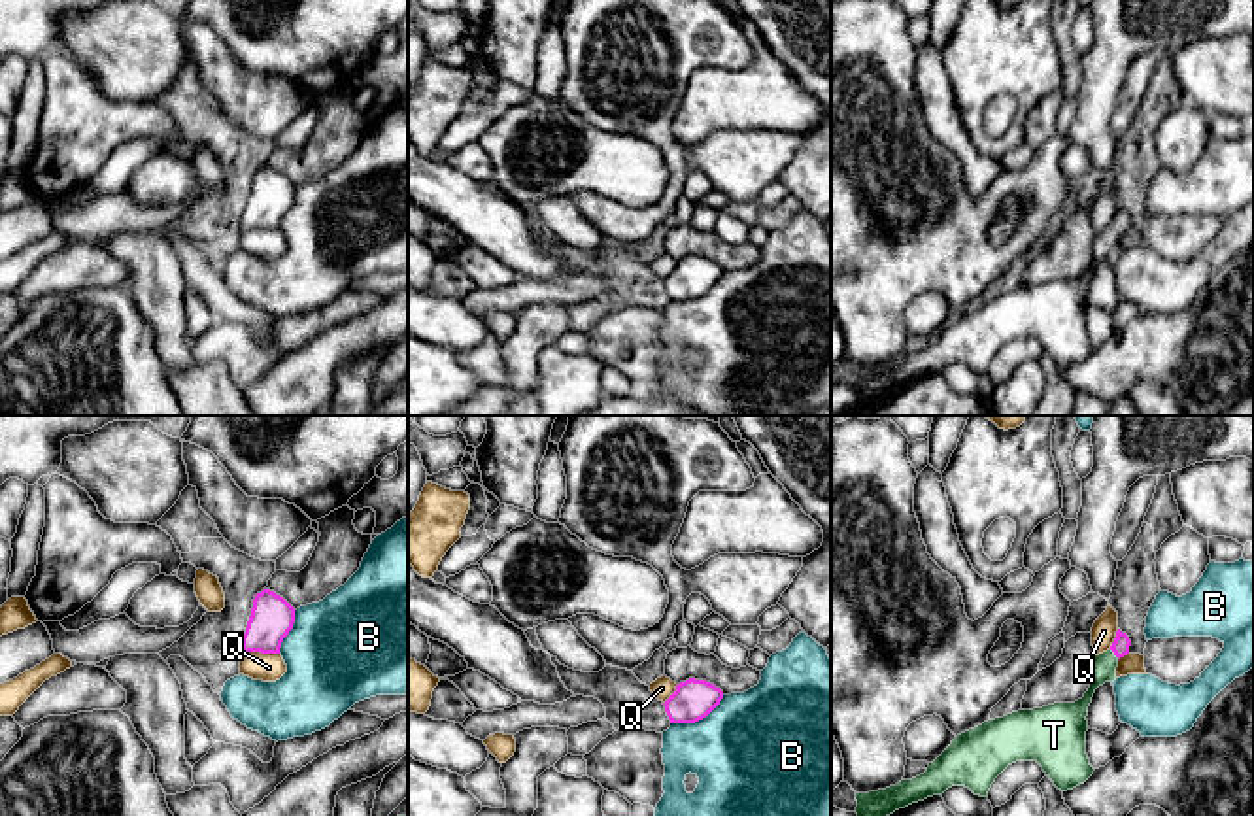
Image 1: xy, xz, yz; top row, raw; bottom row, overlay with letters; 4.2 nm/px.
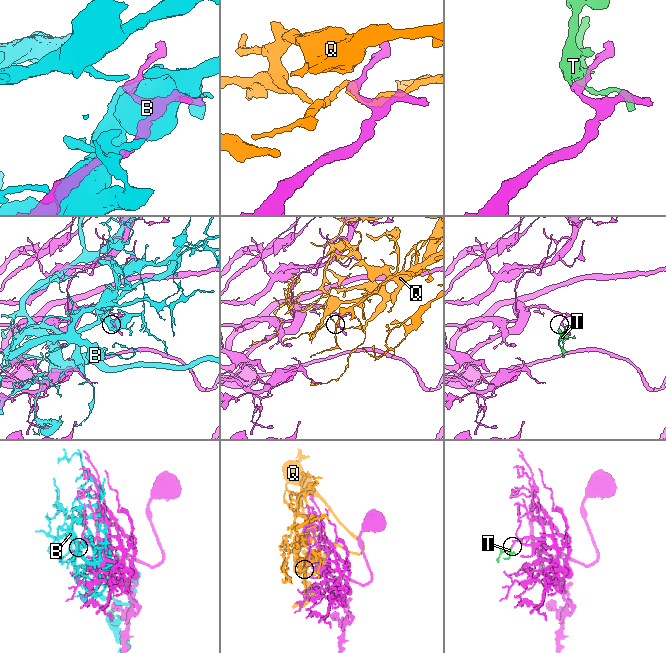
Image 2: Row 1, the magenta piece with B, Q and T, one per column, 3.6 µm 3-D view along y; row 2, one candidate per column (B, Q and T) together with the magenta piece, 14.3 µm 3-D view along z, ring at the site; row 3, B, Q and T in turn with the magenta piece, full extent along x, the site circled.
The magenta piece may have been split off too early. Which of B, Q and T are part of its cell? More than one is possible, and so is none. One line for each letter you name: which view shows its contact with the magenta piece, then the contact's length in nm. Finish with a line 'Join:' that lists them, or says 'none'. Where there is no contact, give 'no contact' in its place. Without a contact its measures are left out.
T: contact in yz; length 60 nm
Join: T

